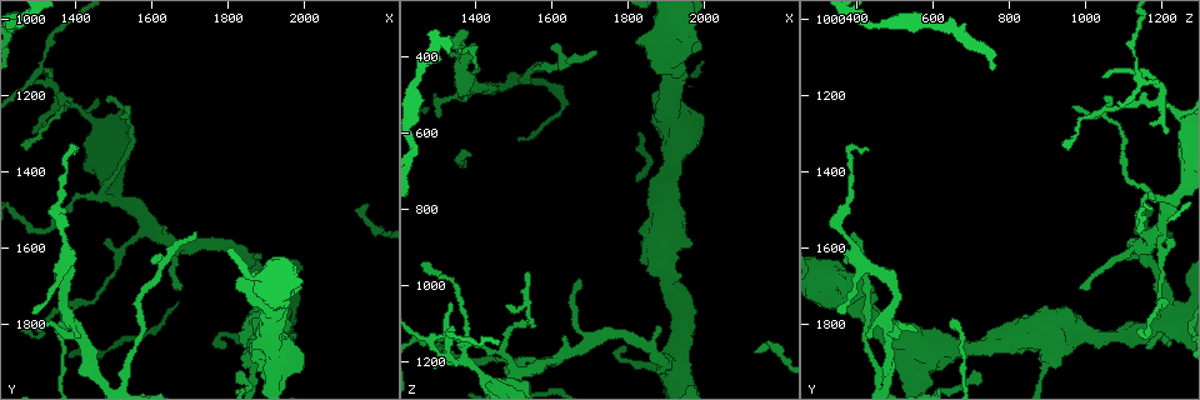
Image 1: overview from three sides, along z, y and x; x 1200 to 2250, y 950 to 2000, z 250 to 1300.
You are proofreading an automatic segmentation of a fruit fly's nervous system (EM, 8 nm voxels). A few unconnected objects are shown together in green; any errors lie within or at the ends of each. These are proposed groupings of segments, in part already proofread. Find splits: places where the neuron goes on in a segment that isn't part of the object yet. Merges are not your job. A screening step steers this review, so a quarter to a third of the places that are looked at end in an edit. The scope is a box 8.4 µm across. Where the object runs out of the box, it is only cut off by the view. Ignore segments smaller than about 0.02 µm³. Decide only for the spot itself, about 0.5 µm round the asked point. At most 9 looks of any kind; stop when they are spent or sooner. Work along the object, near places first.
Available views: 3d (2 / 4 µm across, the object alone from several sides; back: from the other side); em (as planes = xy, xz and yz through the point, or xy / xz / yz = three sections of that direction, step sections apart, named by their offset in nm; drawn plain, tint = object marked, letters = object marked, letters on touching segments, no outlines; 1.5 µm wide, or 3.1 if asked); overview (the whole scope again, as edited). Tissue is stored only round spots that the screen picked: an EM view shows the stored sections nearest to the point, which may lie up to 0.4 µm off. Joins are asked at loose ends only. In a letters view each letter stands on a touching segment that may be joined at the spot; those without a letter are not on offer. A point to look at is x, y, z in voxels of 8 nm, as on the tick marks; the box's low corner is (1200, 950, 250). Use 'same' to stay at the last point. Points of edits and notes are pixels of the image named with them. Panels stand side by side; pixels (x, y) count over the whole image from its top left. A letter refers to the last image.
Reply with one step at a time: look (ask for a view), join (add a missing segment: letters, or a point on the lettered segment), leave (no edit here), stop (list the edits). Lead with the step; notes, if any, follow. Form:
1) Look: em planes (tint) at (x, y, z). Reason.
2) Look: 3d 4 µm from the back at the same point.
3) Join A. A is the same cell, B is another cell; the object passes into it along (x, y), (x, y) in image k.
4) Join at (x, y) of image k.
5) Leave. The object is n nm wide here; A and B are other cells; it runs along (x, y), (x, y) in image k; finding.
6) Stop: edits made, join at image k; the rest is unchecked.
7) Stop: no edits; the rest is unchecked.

Look: 3d 4 µm at (1540, 1235, 960). Tapers out.

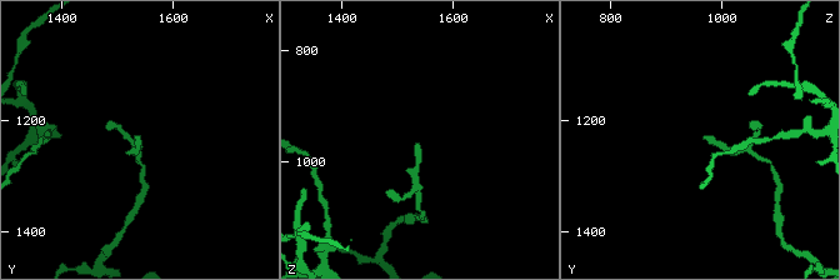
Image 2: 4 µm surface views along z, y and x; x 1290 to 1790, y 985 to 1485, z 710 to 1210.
Look: em xz step 4 (letters) at (1540, 1225, 970). Need the tissue.

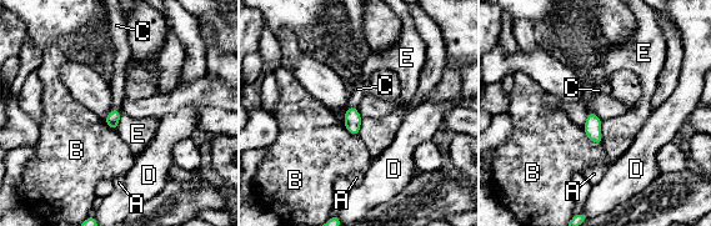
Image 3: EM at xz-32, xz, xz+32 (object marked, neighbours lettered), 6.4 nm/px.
Join C. C is the same cell, A, B, D and E are other cells; the object passes into it along (353, 119), (353, 106), (357, 89) in image 3; the neuron continues.

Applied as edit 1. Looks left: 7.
Look: overview.

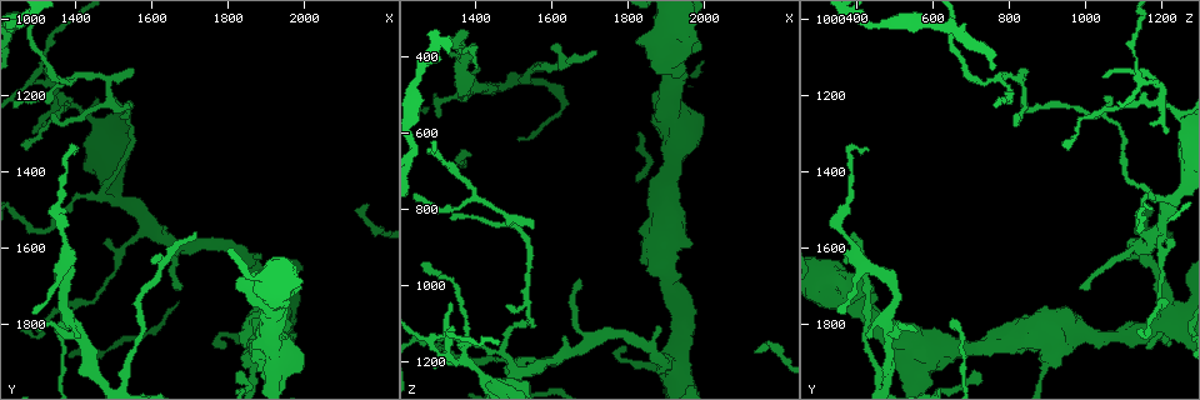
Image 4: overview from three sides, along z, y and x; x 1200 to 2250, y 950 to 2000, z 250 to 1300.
Look: em planes (letters) at (1330, 1145, 1050). An open end.

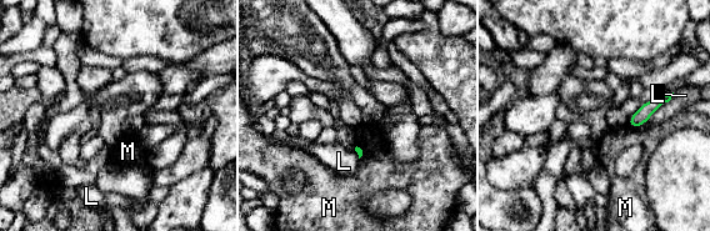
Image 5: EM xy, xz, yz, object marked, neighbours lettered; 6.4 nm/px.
Leave. L and M are other cells; it runs along (666, 98), (650, 106), (631, 122) in image 5; no lettered segment goes on from it.

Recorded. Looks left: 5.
Look: em planes (tint) at (1270, 1340, 955). Free end.

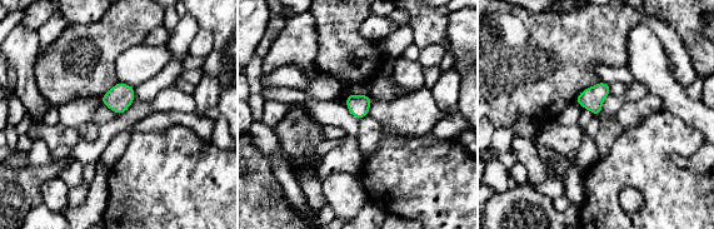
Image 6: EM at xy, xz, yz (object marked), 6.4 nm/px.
Look: em planes (letters) at the same point. What lies round it.

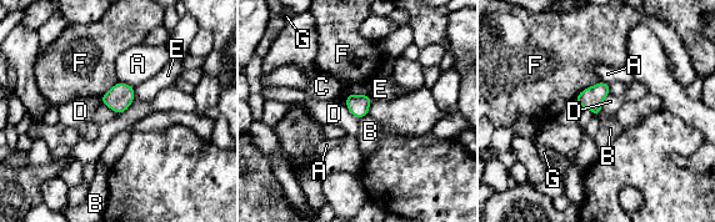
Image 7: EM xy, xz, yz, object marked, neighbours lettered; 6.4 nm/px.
Leave. A, B, C, D, E, F and G are other cells; a border runs along (368, 114), (359, 120) in image 7; none of them fits.

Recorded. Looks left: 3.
Look: 3d 2 µm at (1300, 1820, 555). Thin end.

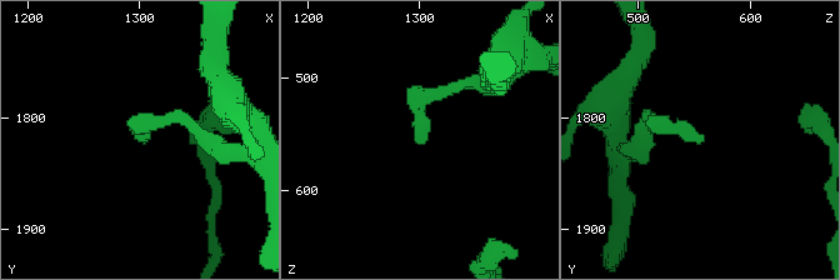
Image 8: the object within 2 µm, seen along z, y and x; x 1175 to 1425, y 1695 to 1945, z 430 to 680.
Look: em planes (tint) at (1304, 1816, 558). Need the tissue.

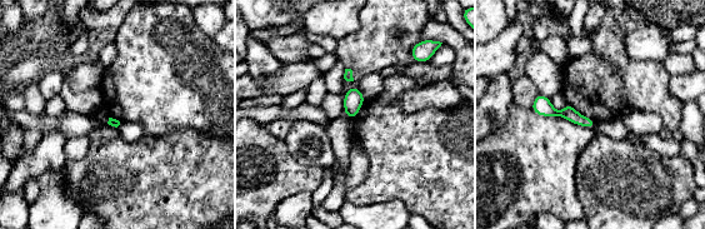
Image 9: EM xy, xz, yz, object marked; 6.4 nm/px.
Look: em planes (letters) at the same point. What lies round it.

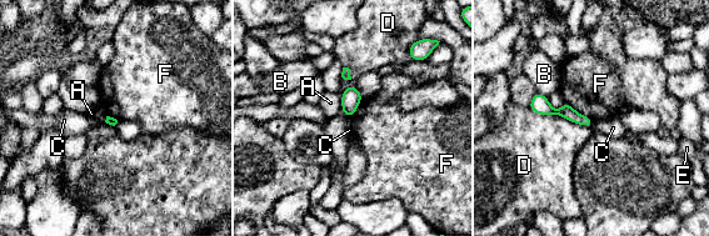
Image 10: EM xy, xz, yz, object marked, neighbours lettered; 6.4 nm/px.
Leave. A, B, C, D, E and F are other cells; it runs along (533, 104), (589, 121) in image 10; no lettered segment goes on from it.

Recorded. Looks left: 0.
Stop: edits made, join at image 3; the rest is unchecked.

